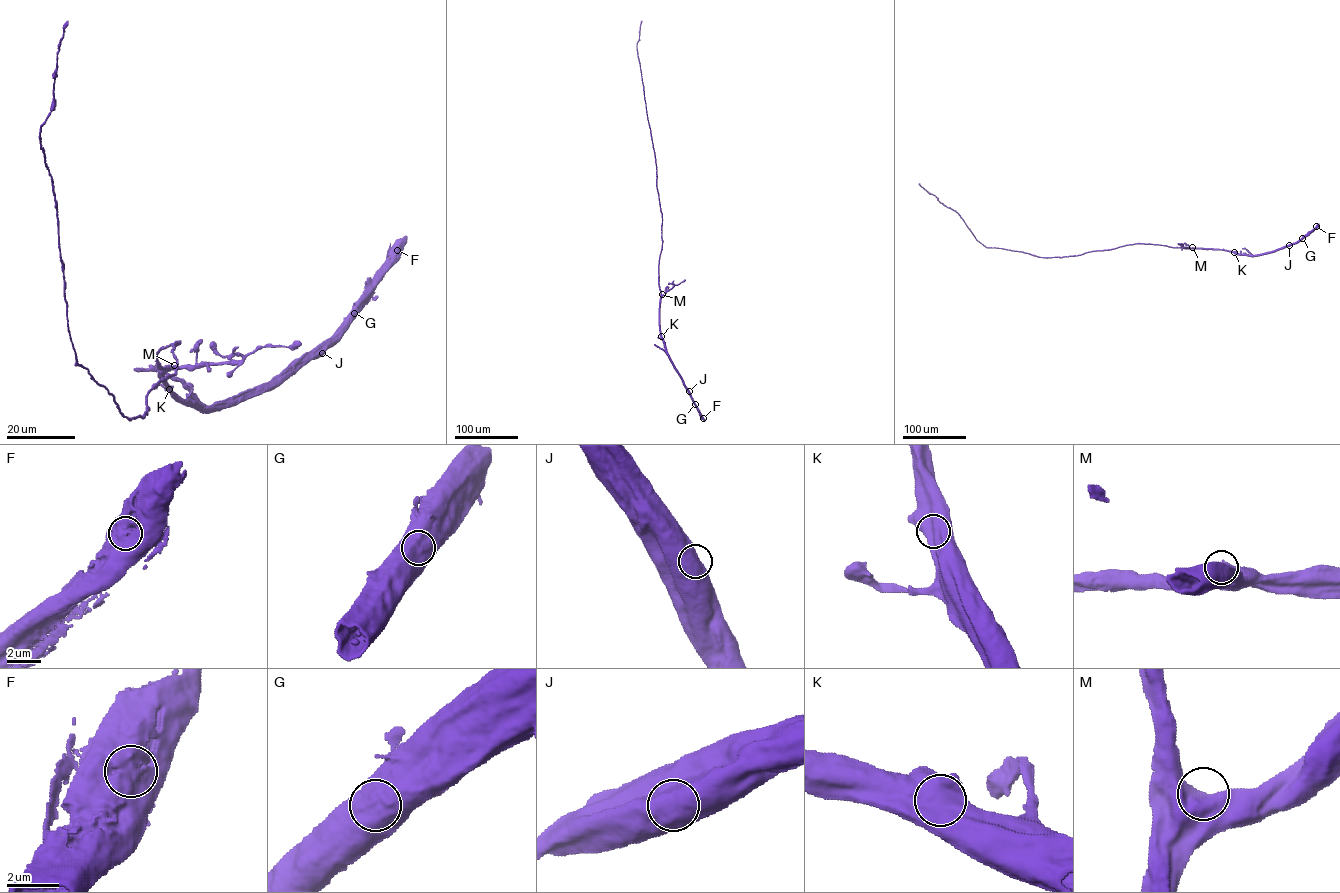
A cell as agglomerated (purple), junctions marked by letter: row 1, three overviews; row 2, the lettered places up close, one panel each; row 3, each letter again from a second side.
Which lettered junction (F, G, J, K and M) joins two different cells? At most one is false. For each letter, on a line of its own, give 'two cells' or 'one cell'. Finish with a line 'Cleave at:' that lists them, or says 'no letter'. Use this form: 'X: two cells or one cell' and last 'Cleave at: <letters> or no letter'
F: one cell
G: one cell
J: one cell
K: one cell
M: one cell
Cleave at: no letter

